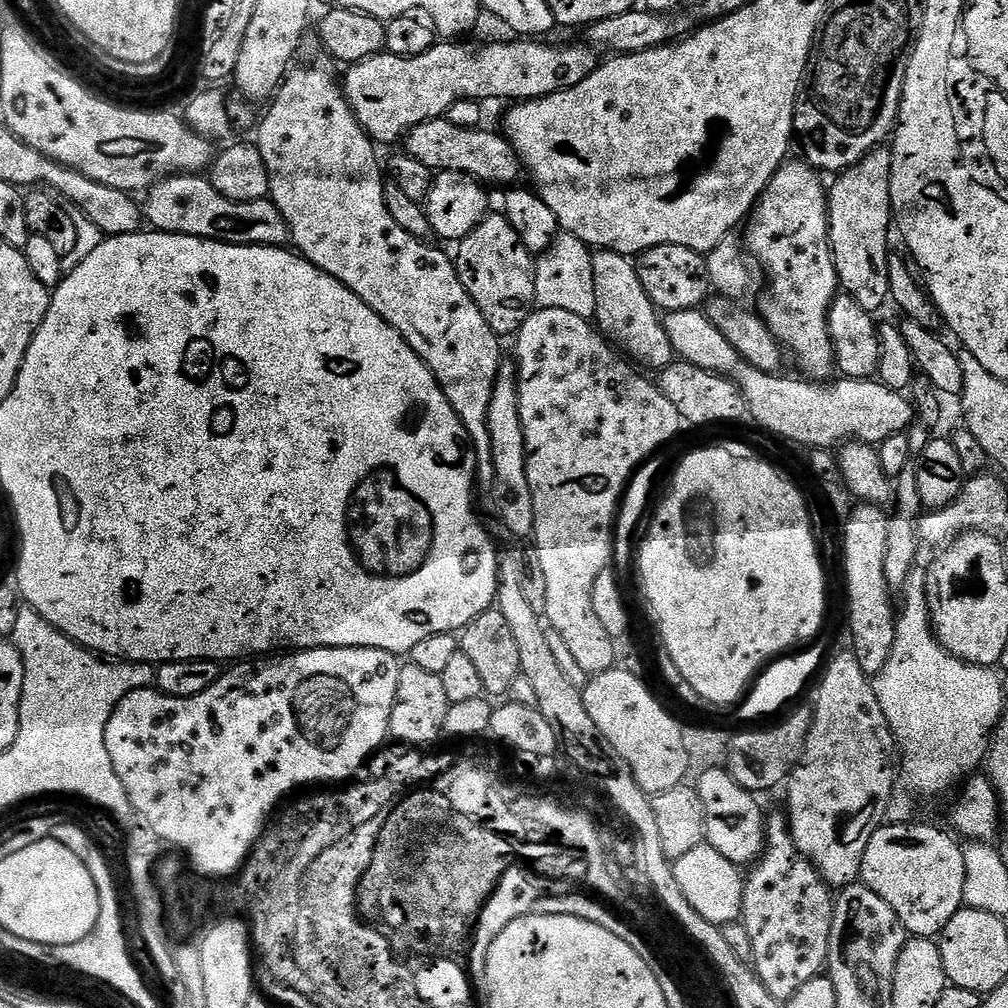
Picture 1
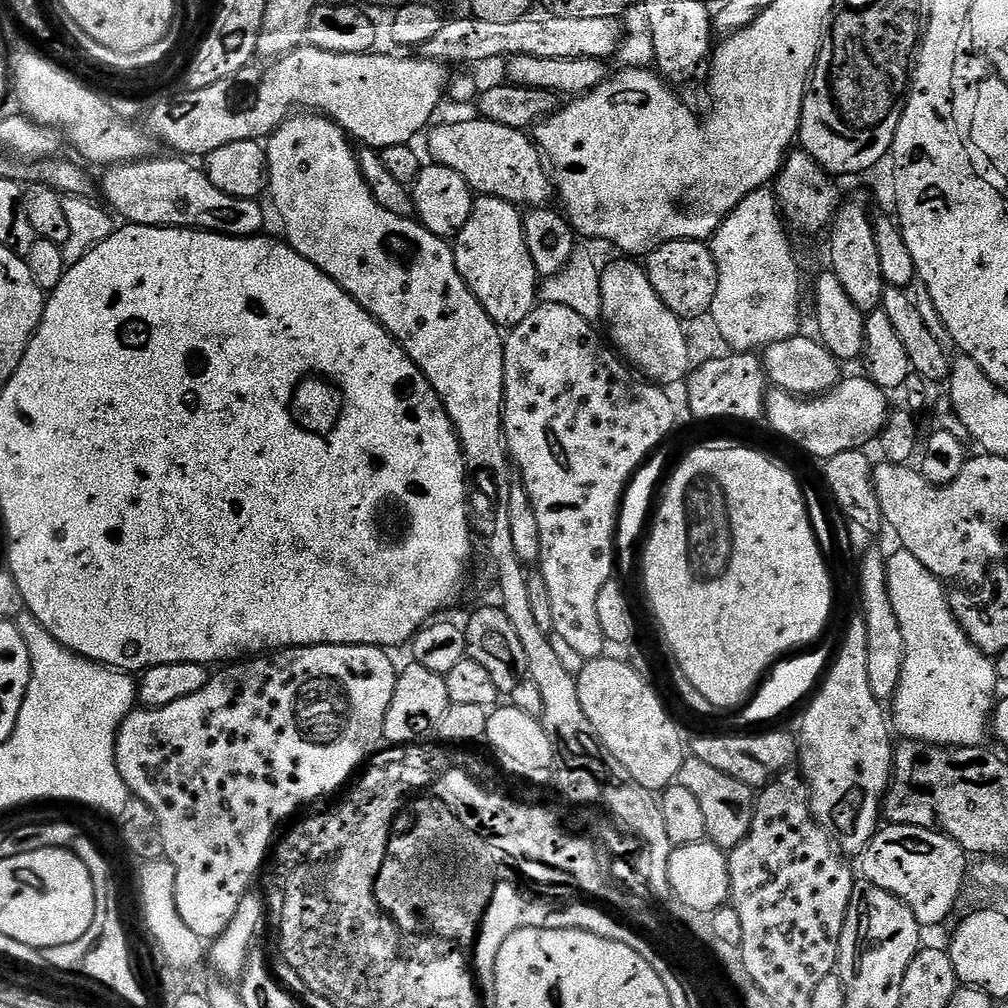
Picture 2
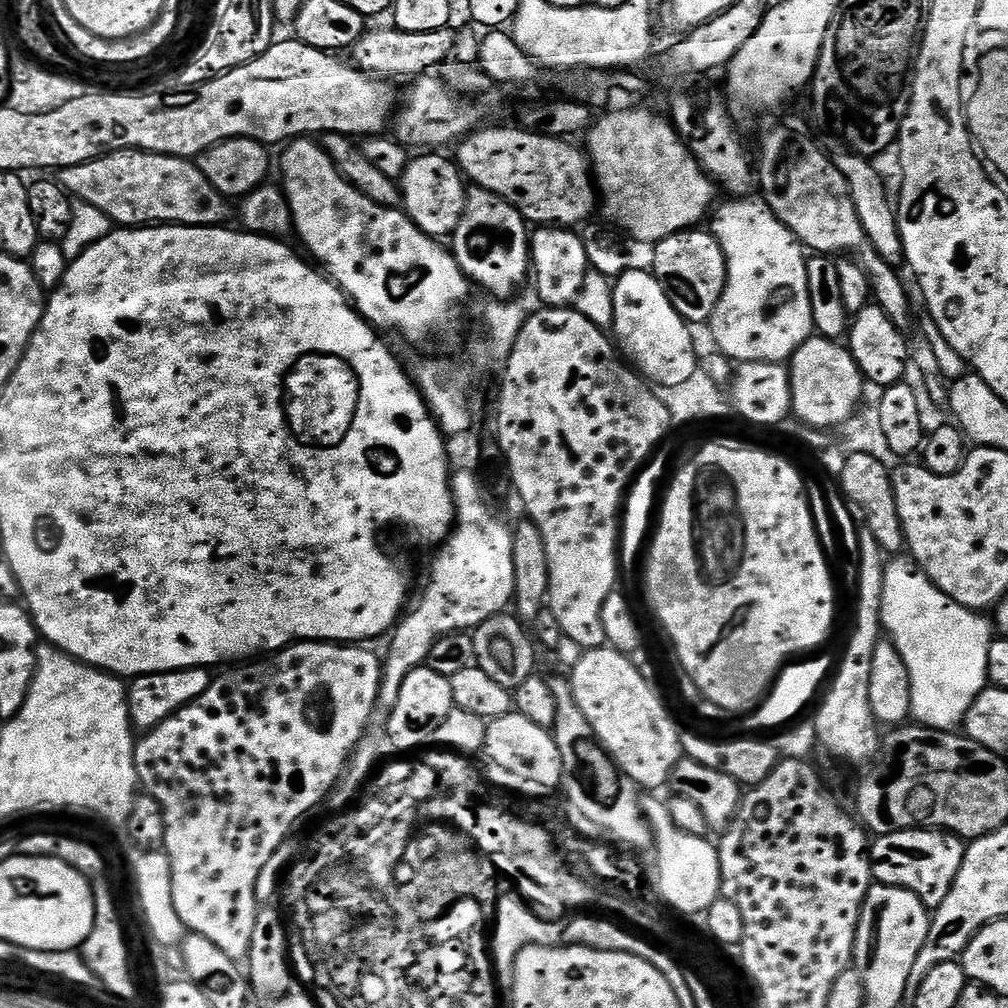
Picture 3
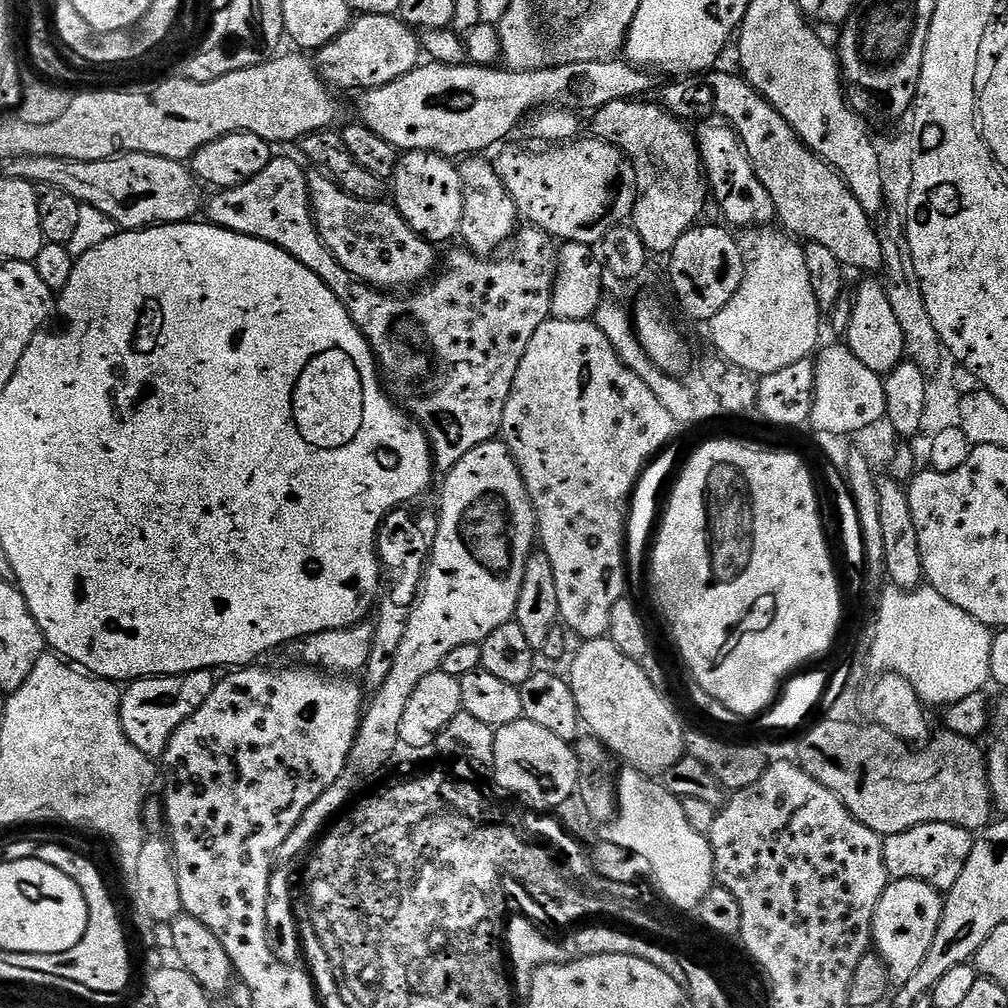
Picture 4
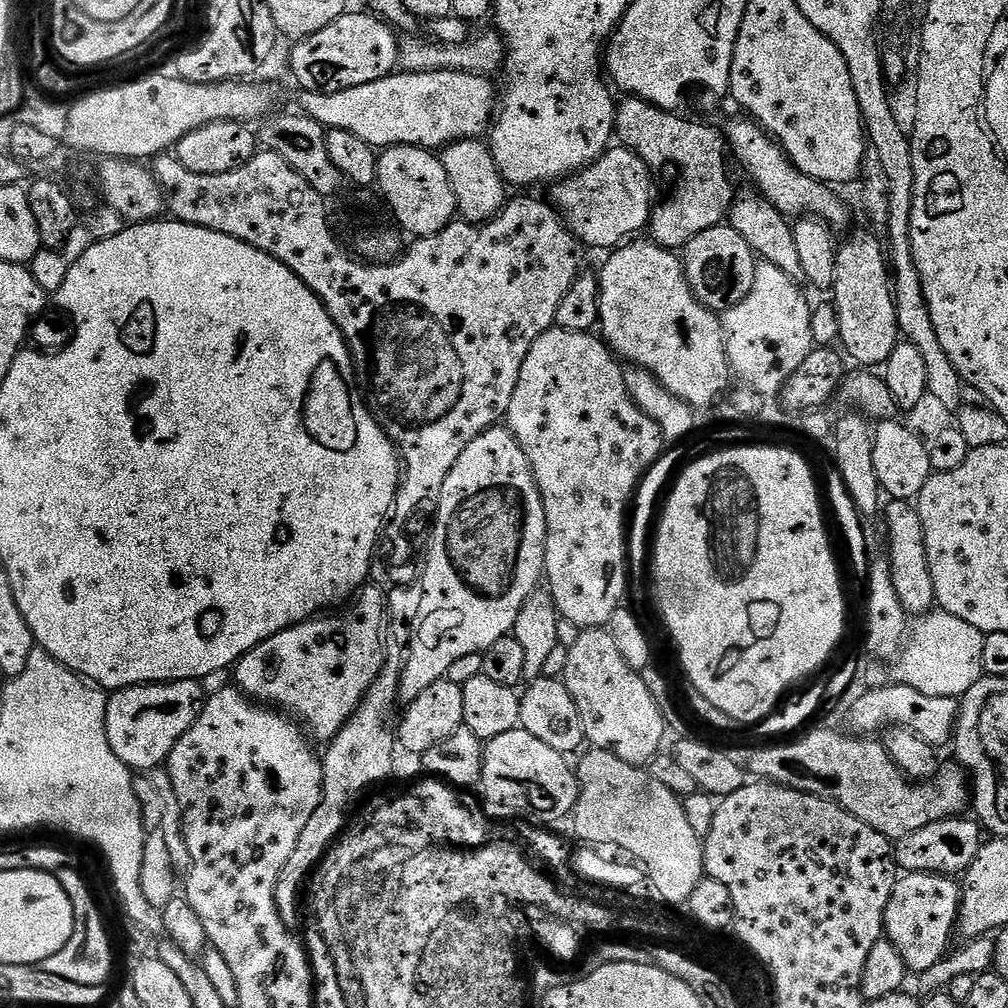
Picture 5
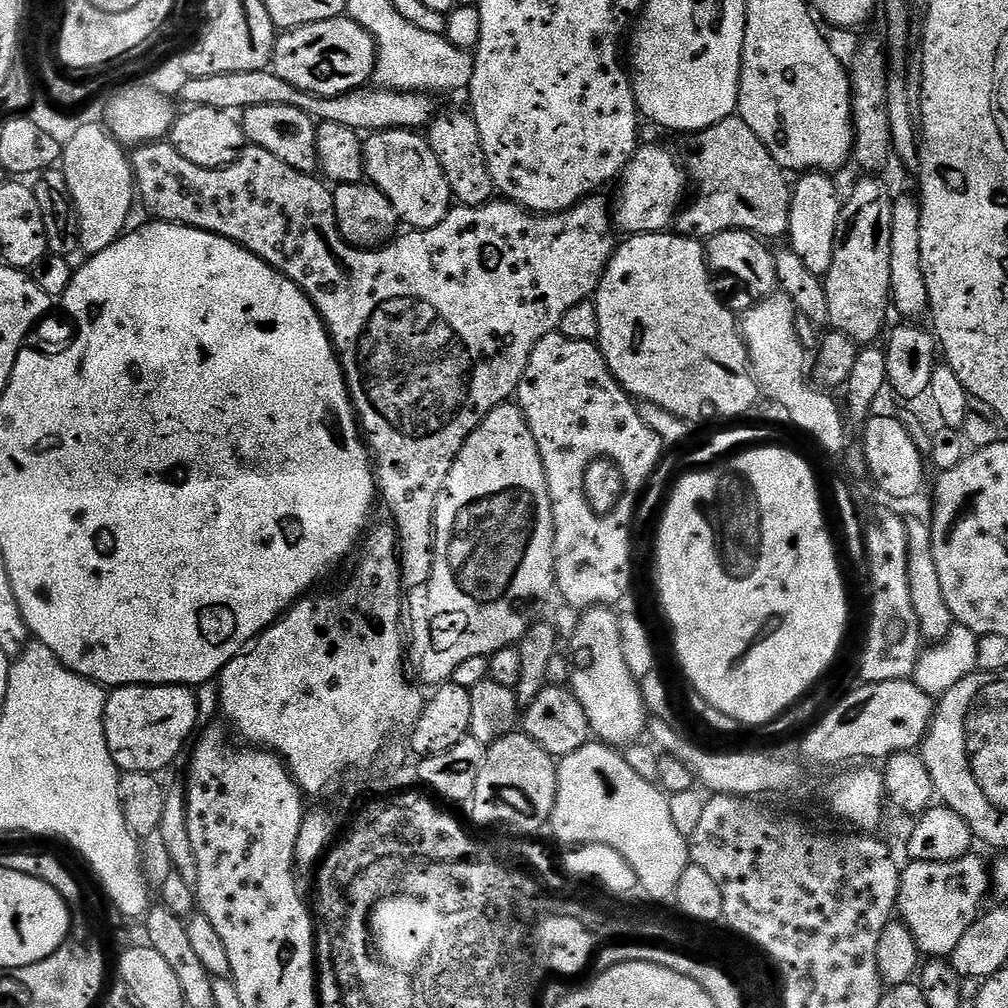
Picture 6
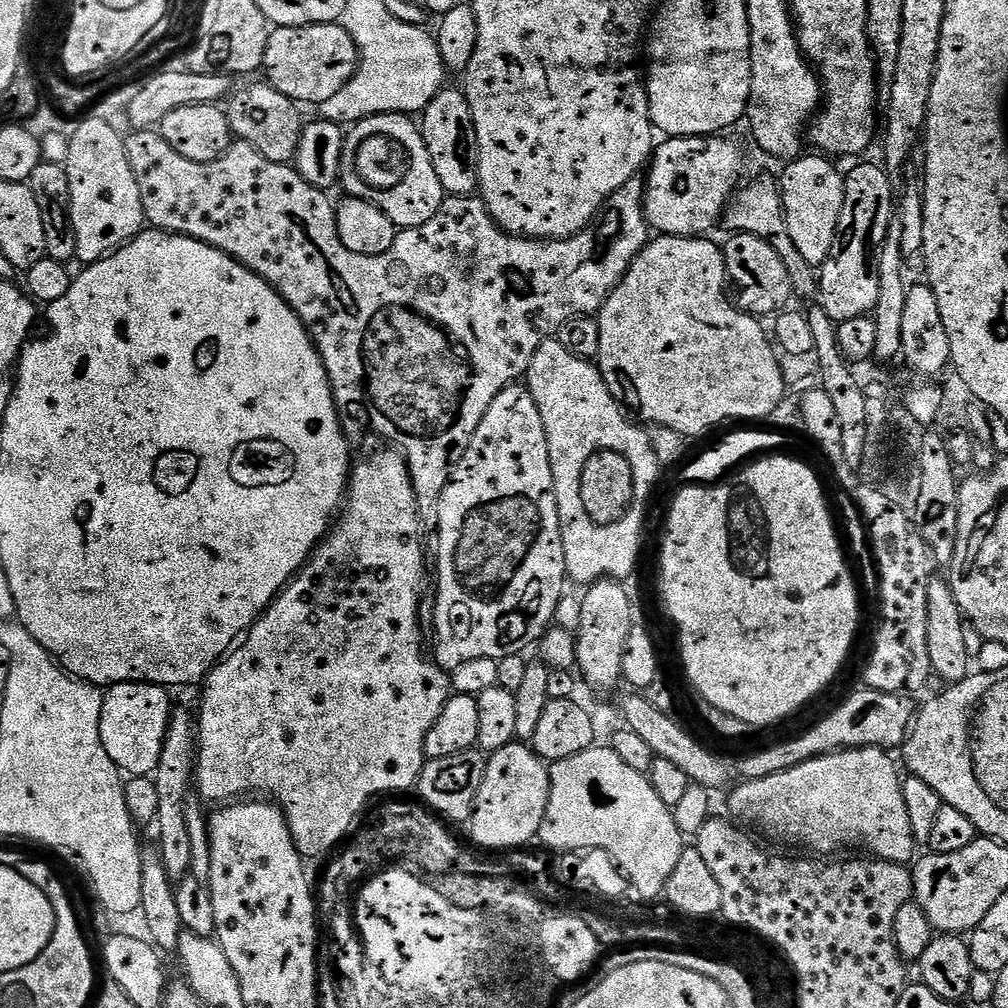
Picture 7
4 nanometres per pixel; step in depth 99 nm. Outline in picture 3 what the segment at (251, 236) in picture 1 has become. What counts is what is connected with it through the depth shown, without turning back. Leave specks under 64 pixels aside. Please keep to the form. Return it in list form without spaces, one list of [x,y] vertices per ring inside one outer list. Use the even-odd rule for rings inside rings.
[[[112,150],[95,160],[88,160],[73,168],[61,168],[58,183],[69,196],[96,206],[116,226],[152,226],[183,224],[190,228],[210,228],[225,223],[229,201],[202,174],[199,163],[182,156],[164,156],[160,152]]]

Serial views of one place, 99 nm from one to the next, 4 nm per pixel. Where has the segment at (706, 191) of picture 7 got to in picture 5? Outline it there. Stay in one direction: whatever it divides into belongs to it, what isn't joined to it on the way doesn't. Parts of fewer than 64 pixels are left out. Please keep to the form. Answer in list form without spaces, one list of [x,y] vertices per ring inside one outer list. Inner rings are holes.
[[[612,146],[594,163],[553,183],[550,200],[581,245],[612,250],[647,229],[654,207],[652,183],[653,174],[638,154],[623,146]]]

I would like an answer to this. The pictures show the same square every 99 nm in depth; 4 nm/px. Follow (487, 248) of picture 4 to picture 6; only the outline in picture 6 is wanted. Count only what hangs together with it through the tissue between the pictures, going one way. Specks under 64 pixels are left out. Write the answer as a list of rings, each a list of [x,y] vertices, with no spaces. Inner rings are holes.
[[[471,111],[444,112],[441,116],[439,113],[432,123],[427,125],[426,139],[434,150],[434,158],[438,158],[446,174],[446,182],[450,186],[457,205],[479,208],[480,205],[493,199],[494,189],[486,154],[482,150],[482,138]]]

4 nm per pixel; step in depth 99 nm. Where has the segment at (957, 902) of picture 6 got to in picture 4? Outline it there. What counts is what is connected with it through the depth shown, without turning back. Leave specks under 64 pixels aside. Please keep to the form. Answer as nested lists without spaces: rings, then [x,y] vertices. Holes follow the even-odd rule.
[[[897,880],[889,883],[882,894],[872,919],[872,943],[875,955],[887,968],[887,976],[893,985],[899,986],[914,978],[914,970],[922,966],[934,934],[938,934],[940,912],[944,908],[941,893],[924,880]]]

